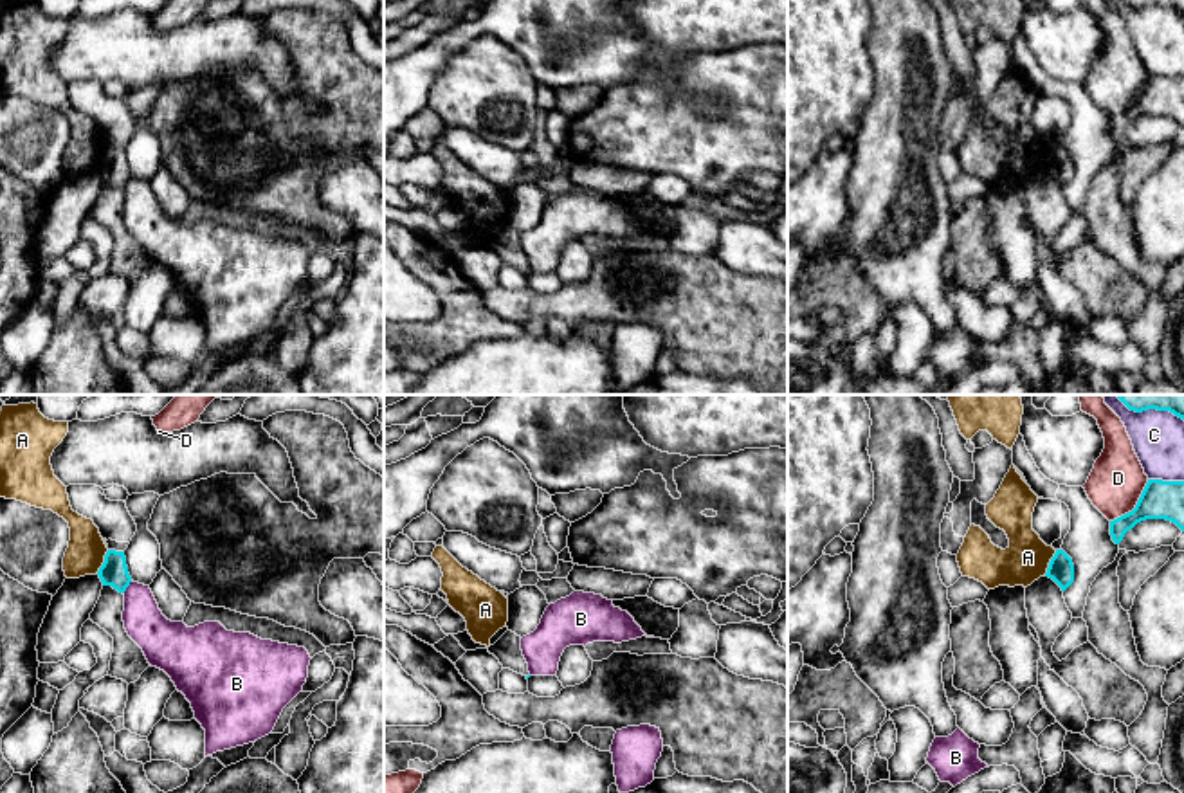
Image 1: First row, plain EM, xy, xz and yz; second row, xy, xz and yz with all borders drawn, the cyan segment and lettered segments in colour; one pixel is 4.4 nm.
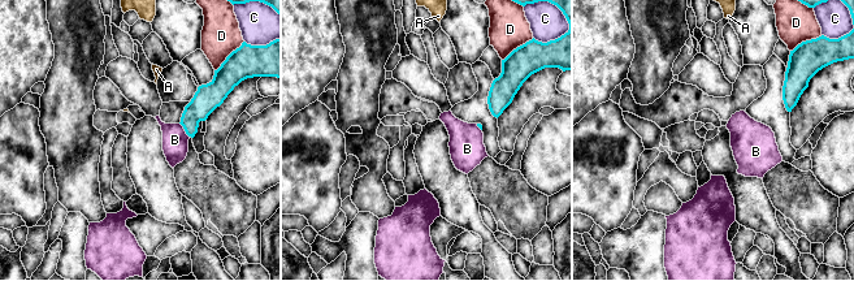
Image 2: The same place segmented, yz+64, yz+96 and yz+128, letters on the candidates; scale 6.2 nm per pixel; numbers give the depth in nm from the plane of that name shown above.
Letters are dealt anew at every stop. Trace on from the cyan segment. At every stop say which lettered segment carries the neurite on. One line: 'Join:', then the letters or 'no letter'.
Join: no letter

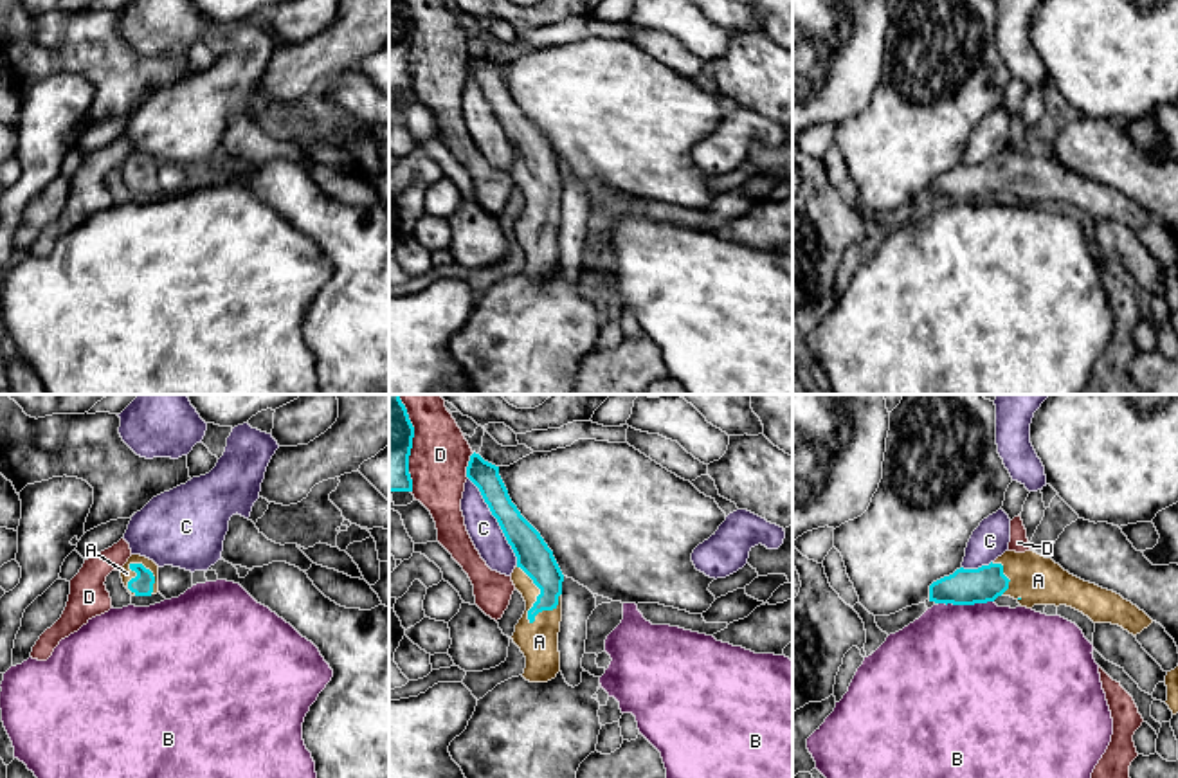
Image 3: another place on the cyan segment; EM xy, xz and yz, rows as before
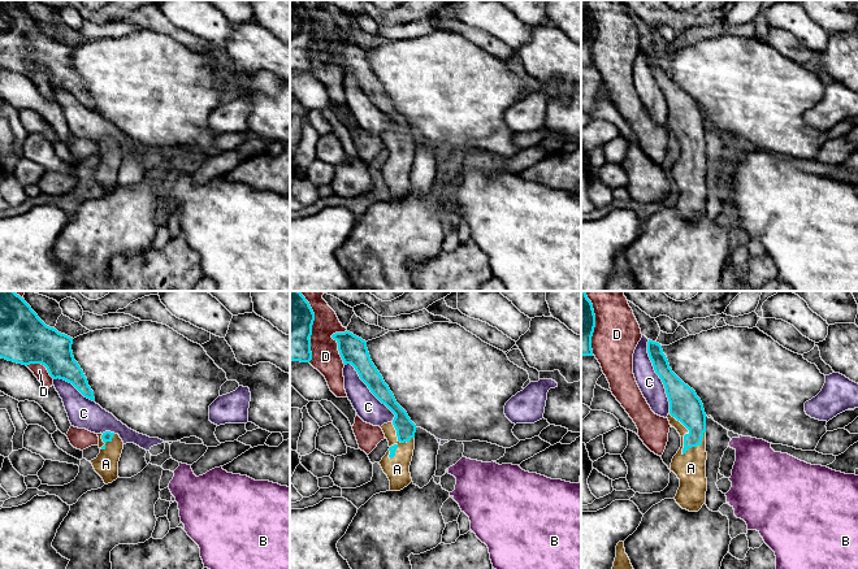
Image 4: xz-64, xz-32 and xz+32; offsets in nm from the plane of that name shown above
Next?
Join: A

